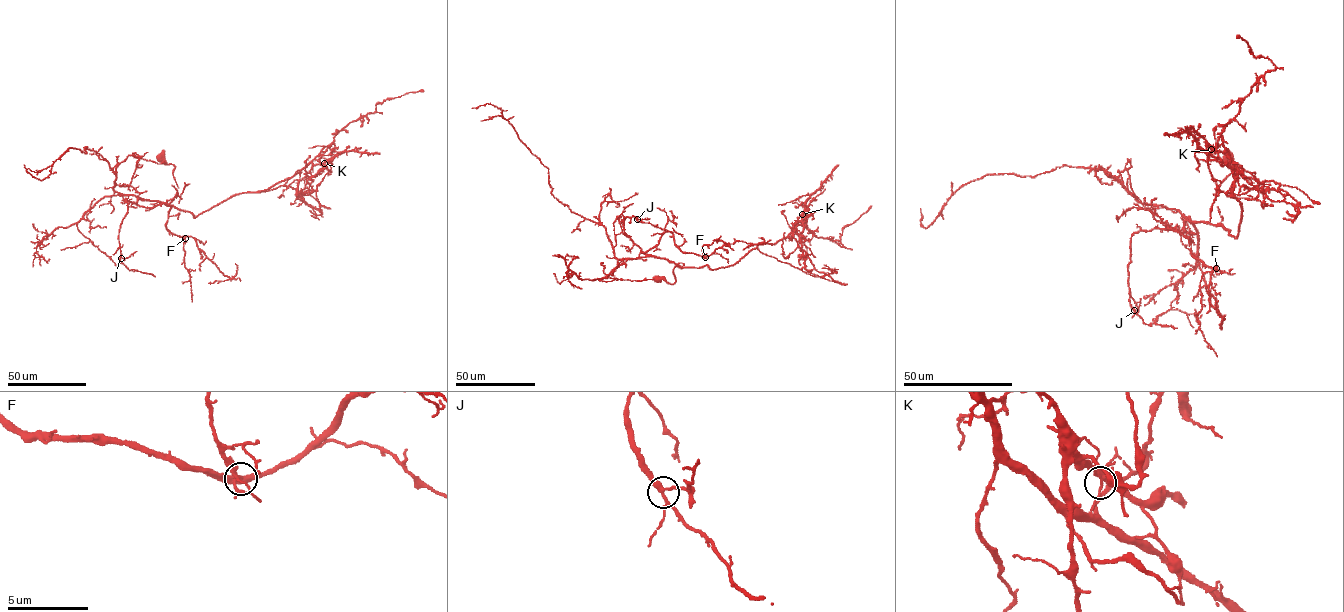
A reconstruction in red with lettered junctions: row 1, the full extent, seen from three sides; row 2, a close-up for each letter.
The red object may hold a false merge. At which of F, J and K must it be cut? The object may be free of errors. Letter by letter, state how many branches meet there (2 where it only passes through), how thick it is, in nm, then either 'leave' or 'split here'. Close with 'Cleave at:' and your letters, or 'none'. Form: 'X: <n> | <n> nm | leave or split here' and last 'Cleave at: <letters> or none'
F: 5 | 280 nm | leave
J: 4 | 260 nm | leave
K: 5 | 240 nm | split here
Cleave at: K

